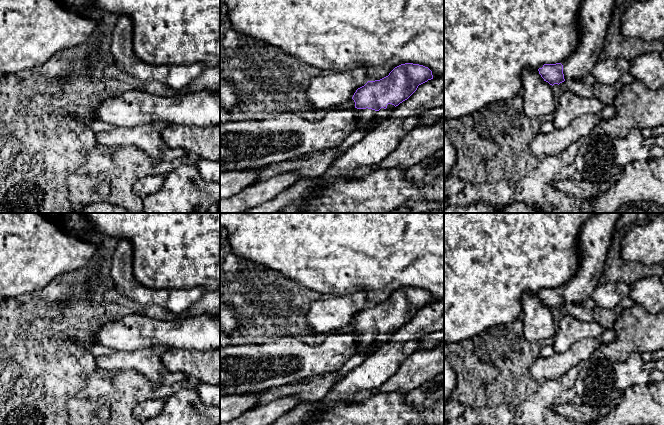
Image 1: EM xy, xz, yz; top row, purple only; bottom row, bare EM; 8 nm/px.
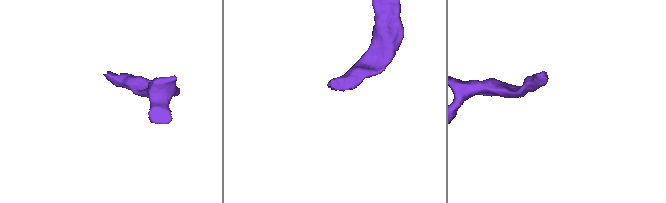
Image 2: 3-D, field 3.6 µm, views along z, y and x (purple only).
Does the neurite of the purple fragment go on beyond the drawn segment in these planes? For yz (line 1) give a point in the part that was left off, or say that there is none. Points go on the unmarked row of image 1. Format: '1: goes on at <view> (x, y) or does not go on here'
1: goes on at yz (595, 237)

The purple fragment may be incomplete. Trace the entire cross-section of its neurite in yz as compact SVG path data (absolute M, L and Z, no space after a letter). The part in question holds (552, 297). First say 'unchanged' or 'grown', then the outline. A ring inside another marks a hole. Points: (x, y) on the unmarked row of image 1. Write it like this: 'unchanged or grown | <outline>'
grown | M597 213L581 227L578 236L579 267L564 288L544 288L539 298L550 309L581 304L602 281L615 225L622 213Z

